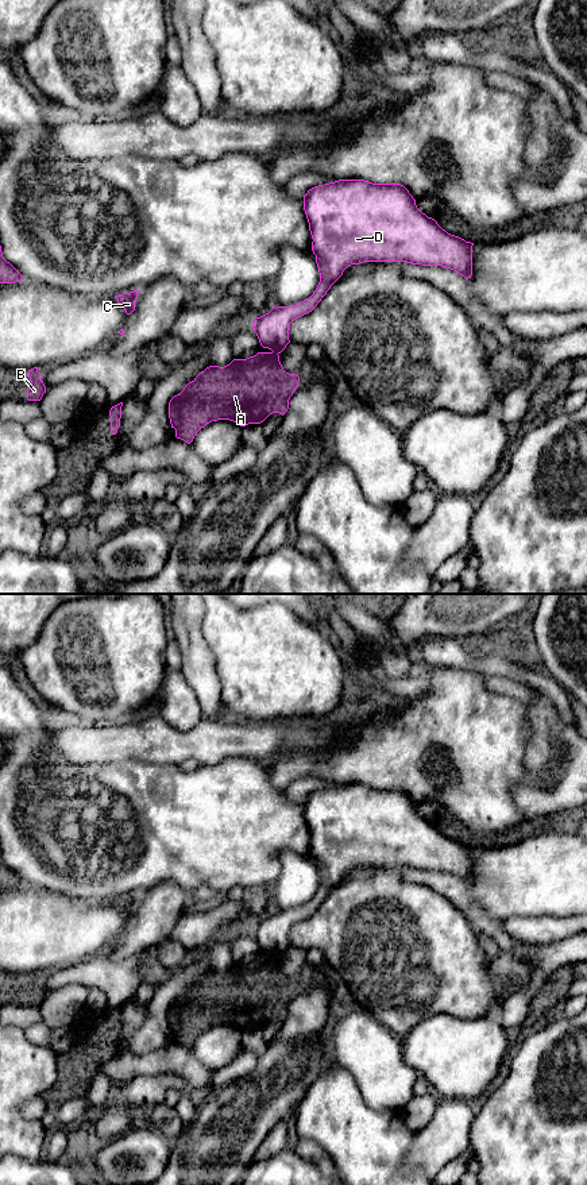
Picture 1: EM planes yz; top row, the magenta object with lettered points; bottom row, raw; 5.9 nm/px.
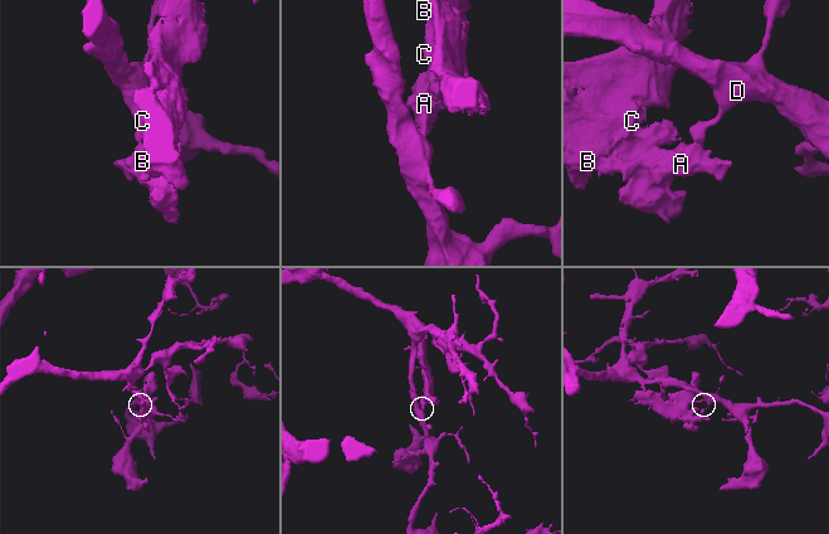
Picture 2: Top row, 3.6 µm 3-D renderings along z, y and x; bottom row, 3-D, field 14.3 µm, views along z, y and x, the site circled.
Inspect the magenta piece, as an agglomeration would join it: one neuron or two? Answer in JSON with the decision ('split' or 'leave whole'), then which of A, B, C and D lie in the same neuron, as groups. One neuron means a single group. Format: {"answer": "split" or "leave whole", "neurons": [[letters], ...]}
{"answer": "split", "neurons": [["A", "B", "C"], ["D"]]}

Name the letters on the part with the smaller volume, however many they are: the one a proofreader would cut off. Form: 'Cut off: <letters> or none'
Cut off: A, B, C

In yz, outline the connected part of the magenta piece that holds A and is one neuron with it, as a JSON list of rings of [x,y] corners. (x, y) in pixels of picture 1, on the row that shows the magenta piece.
[[[258,352],[247,359],[233,359],[224,367],[209,366],[169,402],[169,418],[175,437],[190,444],[197,432],[217,420],[229,420],[240,426],[260,424],[270,414],[285,414],[300,377],[283,370],[277,352]]]

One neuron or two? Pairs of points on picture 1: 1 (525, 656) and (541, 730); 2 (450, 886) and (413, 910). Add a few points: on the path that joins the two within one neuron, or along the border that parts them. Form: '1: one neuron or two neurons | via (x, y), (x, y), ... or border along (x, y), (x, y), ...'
1: two neurons | border along (506, 660), (532, 668)
2: two neurons | border along (408, 882), (431, 887), (463, 911)

